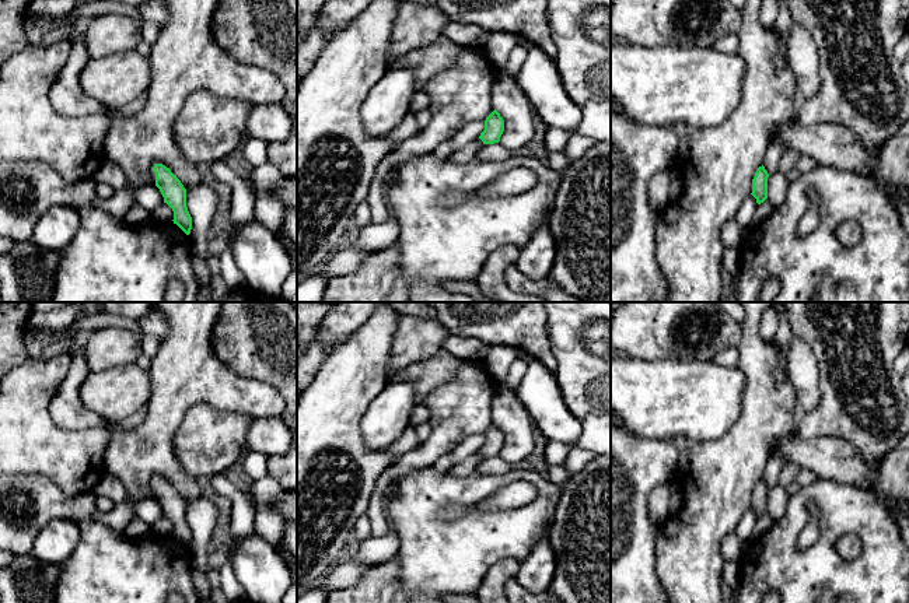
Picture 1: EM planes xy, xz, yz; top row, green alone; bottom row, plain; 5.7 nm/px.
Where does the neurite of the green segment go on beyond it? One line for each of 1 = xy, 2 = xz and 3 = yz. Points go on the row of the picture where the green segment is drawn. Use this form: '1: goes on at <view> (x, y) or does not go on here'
1: does not go on here
2: does not go on here
3: does not go on here

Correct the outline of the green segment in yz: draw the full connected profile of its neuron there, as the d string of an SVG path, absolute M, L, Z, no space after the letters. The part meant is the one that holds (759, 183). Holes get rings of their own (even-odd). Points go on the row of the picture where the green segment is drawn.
M759 166L752 179L752 196L756 199L756 203L761 204L768 199L768 178L769 173L765 166Z

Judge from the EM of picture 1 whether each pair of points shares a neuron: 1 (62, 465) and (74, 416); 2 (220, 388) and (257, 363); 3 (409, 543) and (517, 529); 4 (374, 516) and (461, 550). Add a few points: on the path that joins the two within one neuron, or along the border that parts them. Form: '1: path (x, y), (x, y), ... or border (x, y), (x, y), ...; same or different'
1: border (48, 406), (63, 428), (104, 421); different
2: border (214, 353), (237, 374), (264, 381), (269, 385); different
3: path (436, 543), (471, 543), (490, 536); same
4: border (390, 523), (392, 529); different

